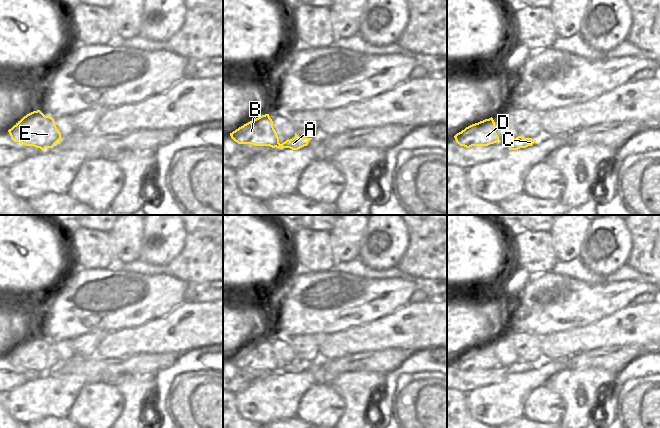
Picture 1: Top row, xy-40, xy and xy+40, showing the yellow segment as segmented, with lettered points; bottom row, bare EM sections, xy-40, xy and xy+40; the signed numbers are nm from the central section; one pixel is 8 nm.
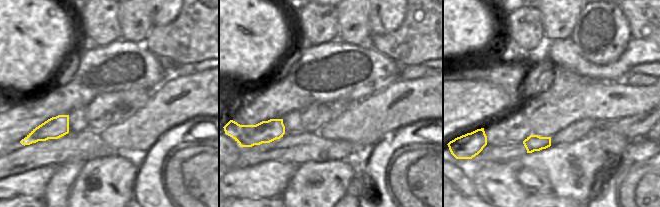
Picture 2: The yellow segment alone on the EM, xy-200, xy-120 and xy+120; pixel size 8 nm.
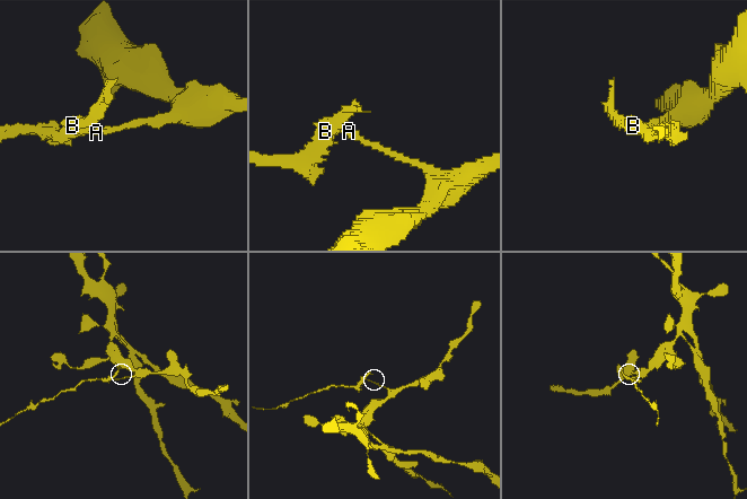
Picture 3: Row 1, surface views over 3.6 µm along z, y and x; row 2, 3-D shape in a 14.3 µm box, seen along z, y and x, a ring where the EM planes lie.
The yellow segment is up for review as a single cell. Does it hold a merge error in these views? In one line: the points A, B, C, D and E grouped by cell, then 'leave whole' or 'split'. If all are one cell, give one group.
A C / B D E; split

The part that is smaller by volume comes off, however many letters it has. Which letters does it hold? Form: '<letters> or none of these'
B, D, E

